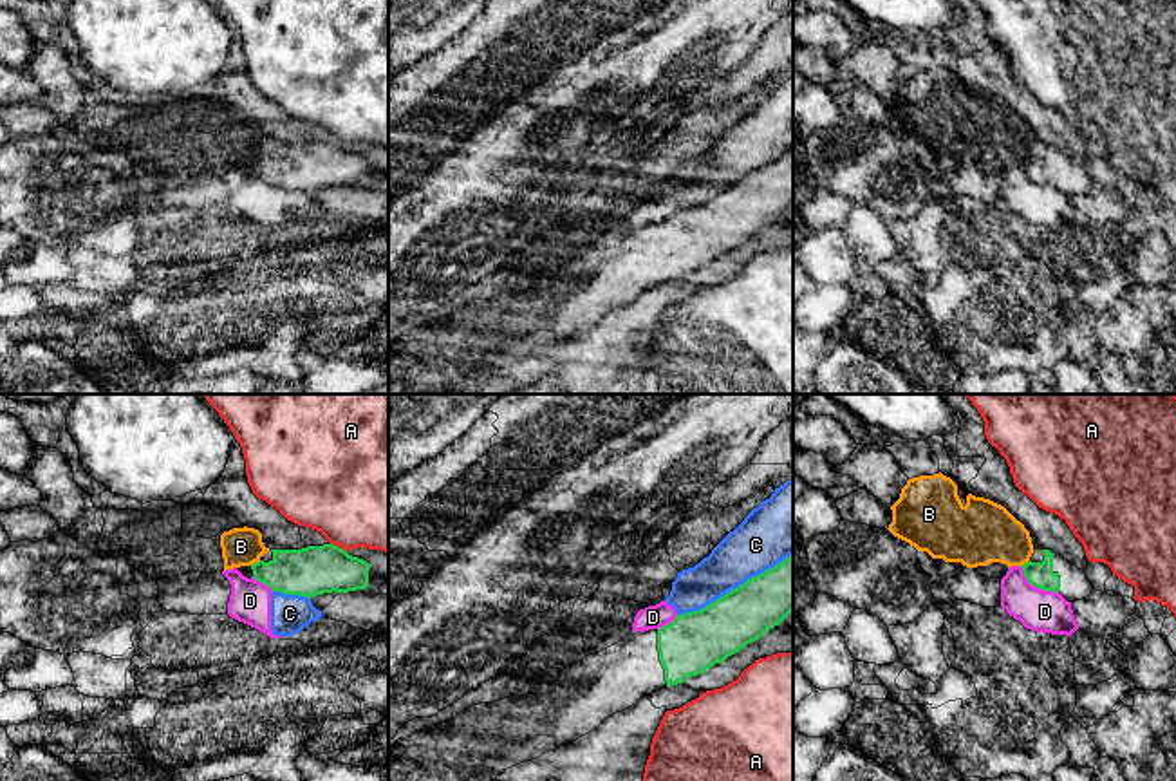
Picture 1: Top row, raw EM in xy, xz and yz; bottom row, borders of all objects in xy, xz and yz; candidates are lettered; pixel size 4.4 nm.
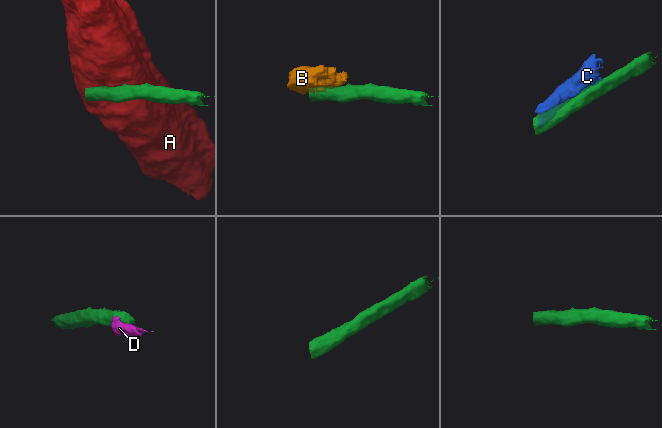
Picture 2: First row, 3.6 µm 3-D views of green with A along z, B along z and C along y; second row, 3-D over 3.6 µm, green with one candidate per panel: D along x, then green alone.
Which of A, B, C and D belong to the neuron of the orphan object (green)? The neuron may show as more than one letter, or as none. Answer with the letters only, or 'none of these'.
none of these

